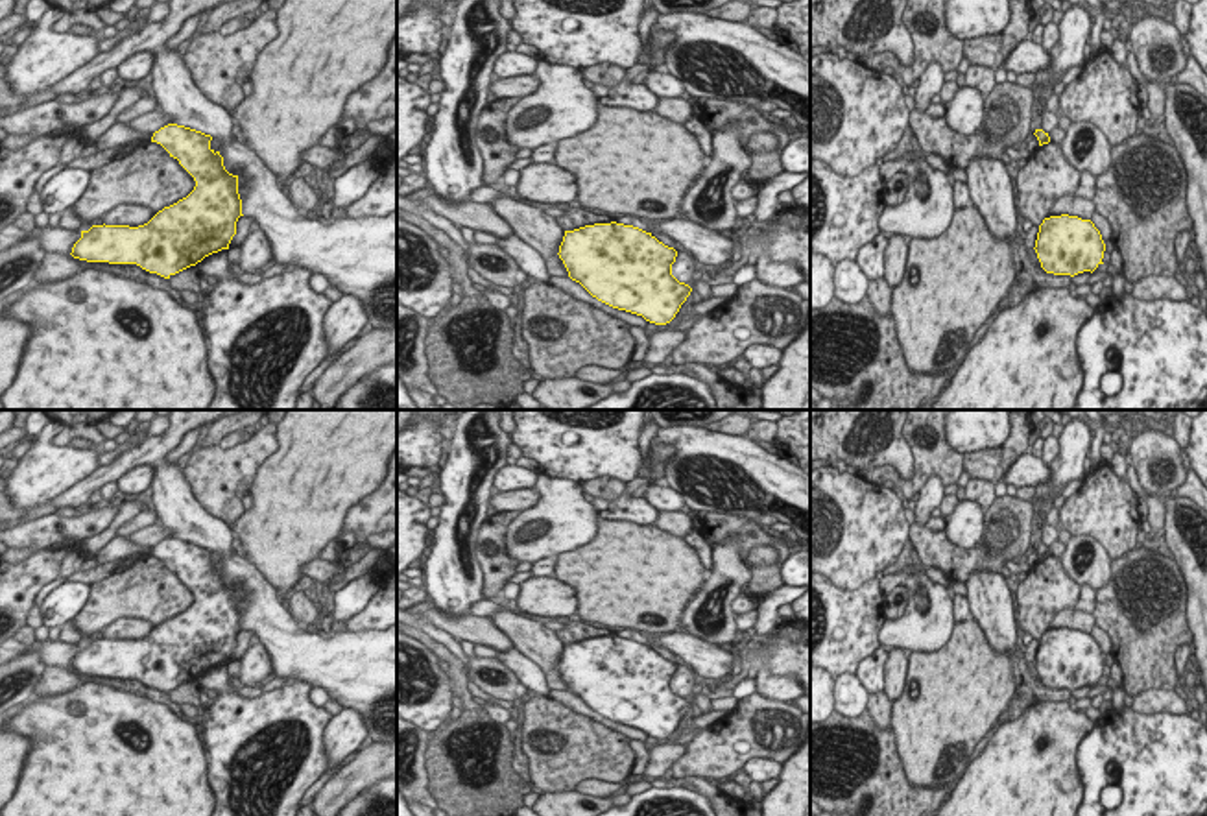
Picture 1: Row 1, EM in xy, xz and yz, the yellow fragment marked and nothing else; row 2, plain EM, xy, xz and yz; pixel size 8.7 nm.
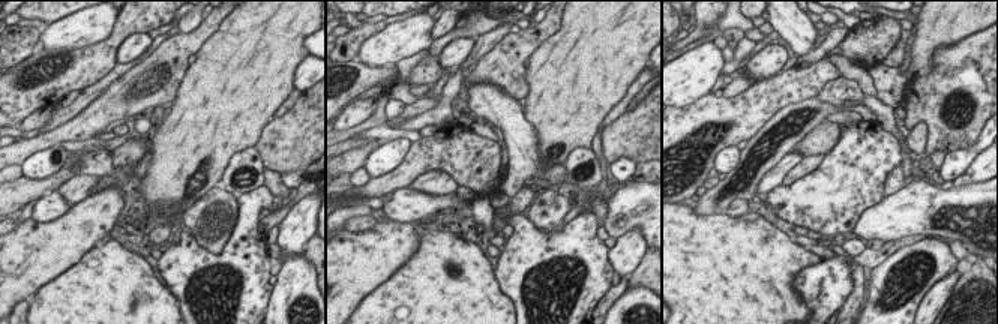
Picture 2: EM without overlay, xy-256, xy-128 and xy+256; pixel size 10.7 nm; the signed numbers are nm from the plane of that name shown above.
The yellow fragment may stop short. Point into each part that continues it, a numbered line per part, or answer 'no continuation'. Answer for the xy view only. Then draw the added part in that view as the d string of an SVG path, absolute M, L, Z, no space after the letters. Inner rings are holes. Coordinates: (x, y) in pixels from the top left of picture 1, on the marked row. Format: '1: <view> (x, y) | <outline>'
no continuation

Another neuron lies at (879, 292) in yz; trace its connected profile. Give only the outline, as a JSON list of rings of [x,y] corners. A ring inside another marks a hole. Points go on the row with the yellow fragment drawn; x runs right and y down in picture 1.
[[[886,279],[869,281],[866,297],[878,318],[891,316],[893,288]]]

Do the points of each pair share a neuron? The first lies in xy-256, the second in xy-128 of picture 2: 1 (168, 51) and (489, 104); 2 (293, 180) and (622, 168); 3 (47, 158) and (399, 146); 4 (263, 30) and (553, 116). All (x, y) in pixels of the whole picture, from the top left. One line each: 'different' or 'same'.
1: different
2: same
3: same
4: same

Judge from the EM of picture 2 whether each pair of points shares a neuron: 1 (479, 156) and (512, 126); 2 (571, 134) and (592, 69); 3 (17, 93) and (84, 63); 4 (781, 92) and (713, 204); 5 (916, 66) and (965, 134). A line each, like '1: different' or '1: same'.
1: different
2: same
3: same
4: different
5: different

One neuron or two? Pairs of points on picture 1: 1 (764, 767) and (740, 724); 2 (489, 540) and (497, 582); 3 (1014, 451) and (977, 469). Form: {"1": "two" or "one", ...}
{"1": "two", "2": "one", "3": "one"}

